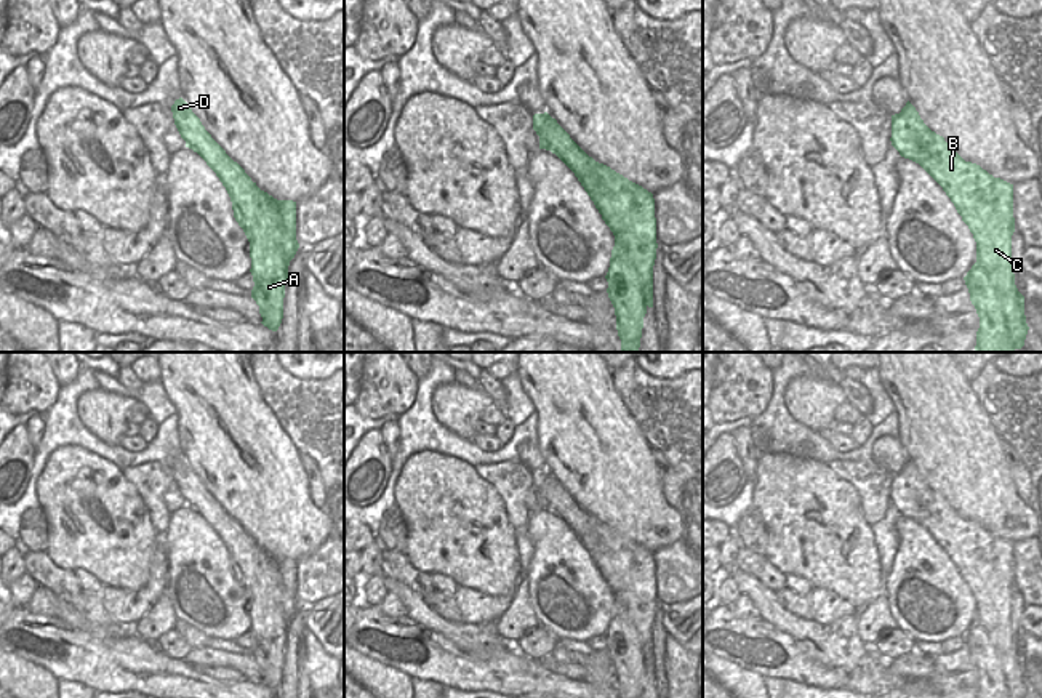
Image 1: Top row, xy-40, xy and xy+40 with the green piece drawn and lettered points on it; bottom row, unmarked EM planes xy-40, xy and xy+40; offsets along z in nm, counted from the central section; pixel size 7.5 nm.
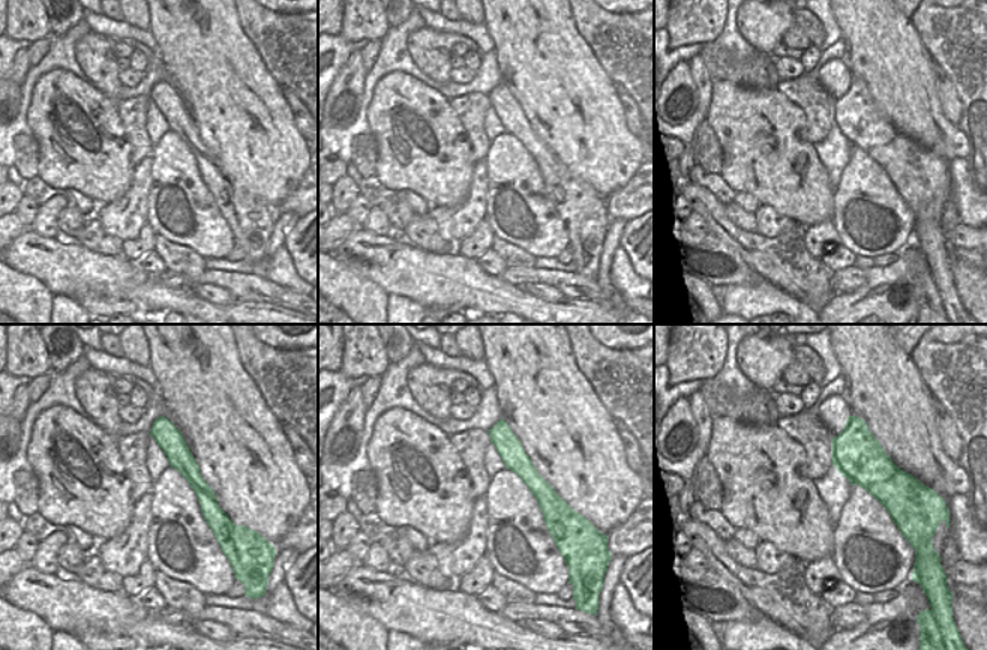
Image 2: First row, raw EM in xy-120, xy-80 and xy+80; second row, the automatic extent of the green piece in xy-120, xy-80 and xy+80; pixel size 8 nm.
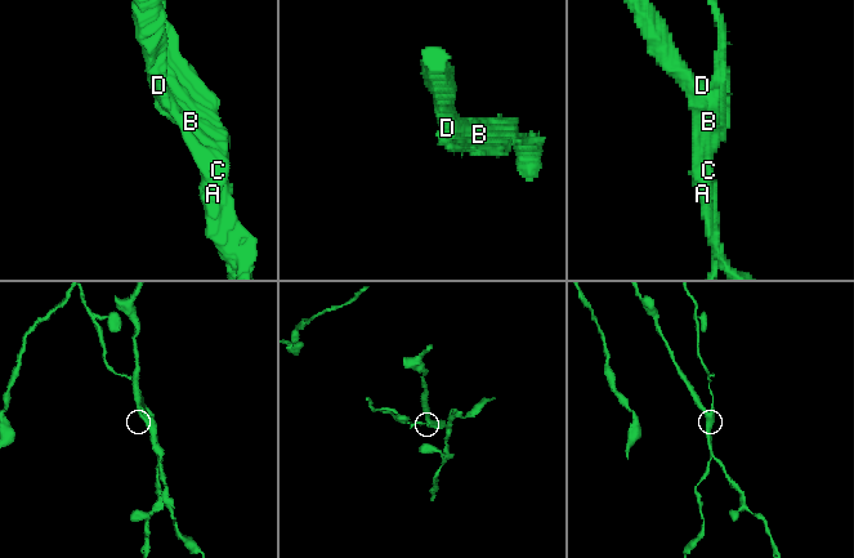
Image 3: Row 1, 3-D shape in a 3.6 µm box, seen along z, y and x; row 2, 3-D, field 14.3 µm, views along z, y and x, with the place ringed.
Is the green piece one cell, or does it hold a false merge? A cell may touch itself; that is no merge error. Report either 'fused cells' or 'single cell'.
fused cells

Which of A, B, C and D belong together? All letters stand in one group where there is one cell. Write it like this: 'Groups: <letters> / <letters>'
Groups: A D / B C

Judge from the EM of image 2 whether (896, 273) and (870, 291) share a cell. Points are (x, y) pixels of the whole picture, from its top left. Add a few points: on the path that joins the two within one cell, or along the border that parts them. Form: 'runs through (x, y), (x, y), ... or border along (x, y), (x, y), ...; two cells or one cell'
runs through (890, 279), (876, 291); one cell

